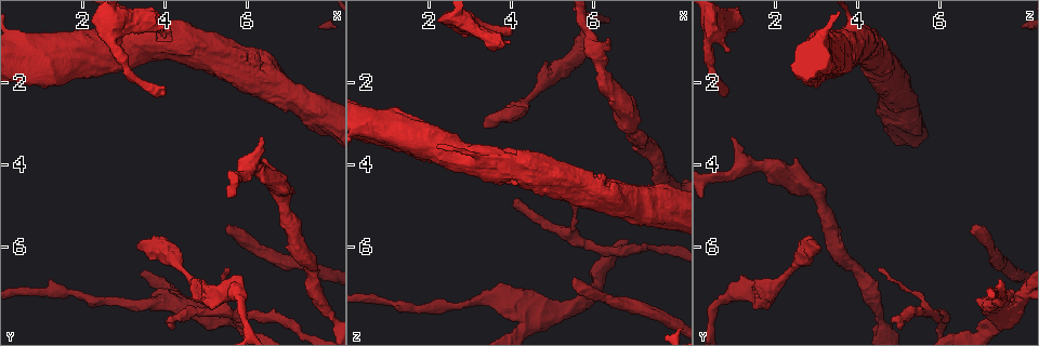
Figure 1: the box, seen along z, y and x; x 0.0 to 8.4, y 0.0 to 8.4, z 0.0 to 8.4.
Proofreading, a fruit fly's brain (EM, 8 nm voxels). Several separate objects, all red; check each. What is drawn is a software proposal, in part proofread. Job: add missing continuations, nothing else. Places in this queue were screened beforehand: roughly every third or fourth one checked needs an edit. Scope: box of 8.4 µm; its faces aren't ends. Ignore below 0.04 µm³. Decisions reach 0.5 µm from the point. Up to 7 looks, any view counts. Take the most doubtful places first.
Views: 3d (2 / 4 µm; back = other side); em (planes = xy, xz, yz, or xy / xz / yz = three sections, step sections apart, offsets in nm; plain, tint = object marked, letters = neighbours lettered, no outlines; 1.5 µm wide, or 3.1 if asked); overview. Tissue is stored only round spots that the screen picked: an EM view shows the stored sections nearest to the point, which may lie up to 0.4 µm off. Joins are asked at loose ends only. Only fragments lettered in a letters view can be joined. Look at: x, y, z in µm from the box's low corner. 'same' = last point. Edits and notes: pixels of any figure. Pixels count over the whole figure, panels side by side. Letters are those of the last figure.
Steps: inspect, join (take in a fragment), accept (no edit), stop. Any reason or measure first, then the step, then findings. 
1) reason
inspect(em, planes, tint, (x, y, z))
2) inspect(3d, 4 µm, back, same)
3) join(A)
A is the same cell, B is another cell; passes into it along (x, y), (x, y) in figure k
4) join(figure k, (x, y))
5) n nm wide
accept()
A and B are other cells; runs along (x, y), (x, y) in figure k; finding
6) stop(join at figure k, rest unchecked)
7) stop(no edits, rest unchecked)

branch stops here
inspect(3d, 2 µm, (5.50, 5.65, 6.80))

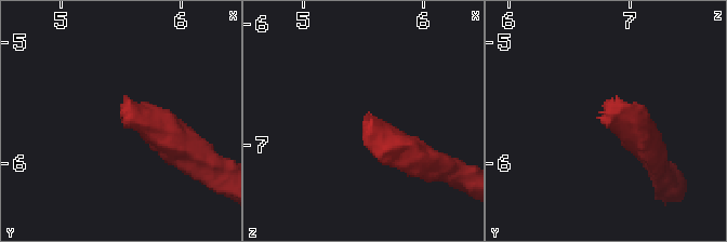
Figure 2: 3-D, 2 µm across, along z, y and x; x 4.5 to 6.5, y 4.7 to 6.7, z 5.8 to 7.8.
shape alone is not enough
inspect(em, xz, step 8, letters, (5.54, 5.62, 6.74))

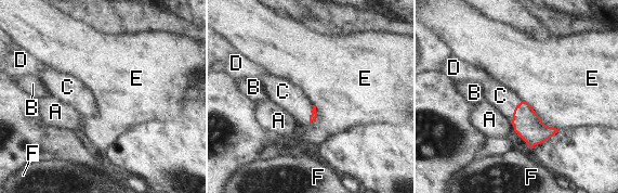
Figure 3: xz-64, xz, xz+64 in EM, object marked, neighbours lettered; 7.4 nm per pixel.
E touches over 340 nm
join(figure 3, (503, 98))
C is the same cell, A, B, D, E and F are other cells; passes into it along (527, 124), (514, 110), (503, 98) in figure 3; it goes on there

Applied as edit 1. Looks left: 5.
redraw
inspect(overview)

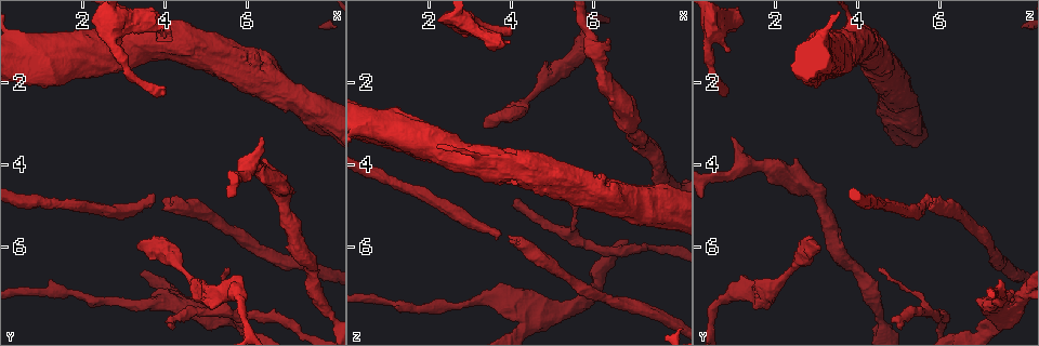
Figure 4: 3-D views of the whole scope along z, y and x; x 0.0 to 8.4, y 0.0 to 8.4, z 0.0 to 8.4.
an open end
inspect(3d, 4 µm, (3.30, 5.95, 3.00))

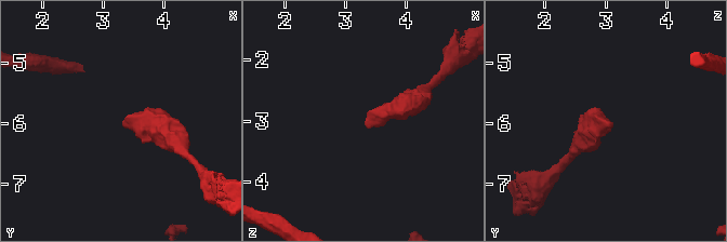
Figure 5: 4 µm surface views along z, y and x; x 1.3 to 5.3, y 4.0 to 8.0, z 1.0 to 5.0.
inspect(em, xz, step 8, tint, (3.30, 5.90, 3.00))

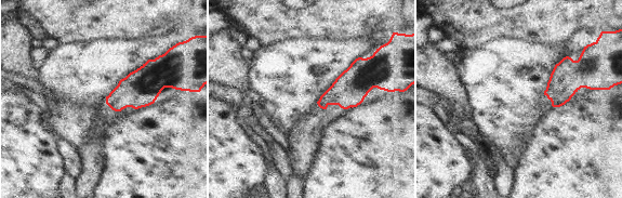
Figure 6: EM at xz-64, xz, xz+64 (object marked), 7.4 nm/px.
inspect(em, planes, letters, same)

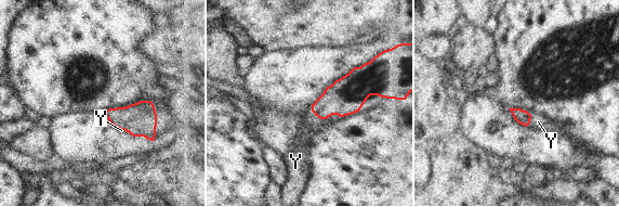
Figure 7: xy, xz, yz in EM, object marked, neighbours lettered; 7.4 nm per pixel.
Y touches over 240 nm
join(figure 7, (311, 123))
Y is the same cell; the neuron continues

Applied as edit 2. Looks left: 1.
stop(join at figure 3, join at figure 7, rest unchecked)

